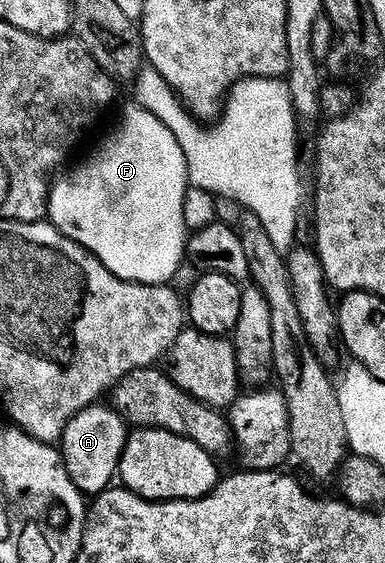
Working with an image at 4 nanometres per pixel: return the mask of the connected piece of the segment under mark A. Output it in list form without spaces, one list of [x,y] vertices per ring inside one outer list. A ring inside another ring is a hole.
[[[105,402],[89,404],[67,422],[59,441],[61,461],[71,482],[86,497],[92,498],[114,483],[126,435],[127,421]]]

